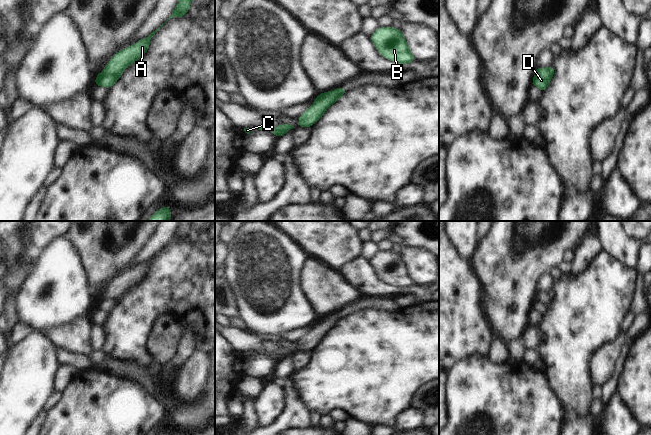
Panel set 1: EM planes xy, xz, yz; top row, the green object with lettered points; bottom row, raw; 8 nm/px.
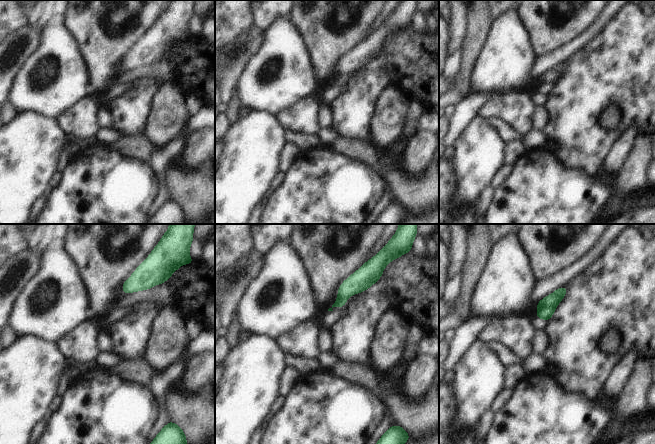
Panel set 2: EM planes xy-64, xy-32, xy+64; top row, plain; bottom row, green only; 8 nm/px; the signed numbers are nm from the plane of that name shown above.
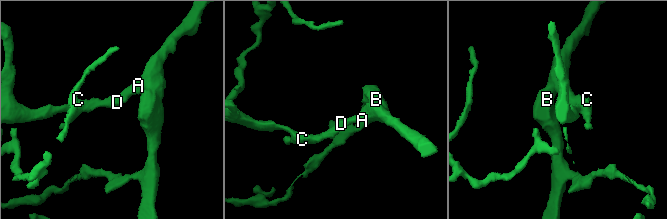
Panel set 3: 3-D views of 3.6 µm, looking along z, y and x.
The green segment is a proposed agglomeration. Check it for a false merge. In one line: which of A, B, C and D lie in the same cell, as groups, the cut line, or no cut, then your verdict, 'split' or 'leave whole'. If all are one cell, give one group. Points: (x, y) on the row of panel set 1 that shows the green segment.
A B C D; no cut; leave whole

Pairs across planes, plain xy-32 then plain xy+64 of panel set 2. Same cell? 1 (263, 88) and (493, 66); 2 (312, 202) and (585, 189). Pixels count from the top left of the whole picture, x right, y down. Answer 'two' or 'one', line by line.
1: one
2: one

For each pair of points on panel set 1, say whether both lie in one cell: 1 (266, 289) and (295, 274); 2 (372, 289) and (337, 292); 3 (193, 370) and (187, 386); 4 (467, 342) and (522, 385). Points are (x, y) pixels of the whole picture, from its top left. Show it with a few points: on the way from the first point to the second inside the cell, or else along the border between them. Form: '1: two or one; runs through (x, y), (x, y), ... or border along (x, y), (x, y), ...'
1: one; runs through (273, 282), (281, 274), (288, 274)
2: two; border along (342, 274), (363, 295)
3: one; runs through (193, 374), (191, 382)
4: two; border along (487, 357), (473, 357), (463, 361)

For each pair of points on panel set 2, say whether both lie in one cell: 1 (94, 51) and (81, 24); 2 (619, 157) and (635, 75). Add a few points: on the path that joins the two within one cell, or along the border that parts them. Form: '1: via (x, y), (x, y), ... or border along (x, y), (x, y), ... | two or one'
1: via (94, 44), (94, 37), (88, 31) | one
2: border along (637, 126), (630, 125), (610, 150) | two

